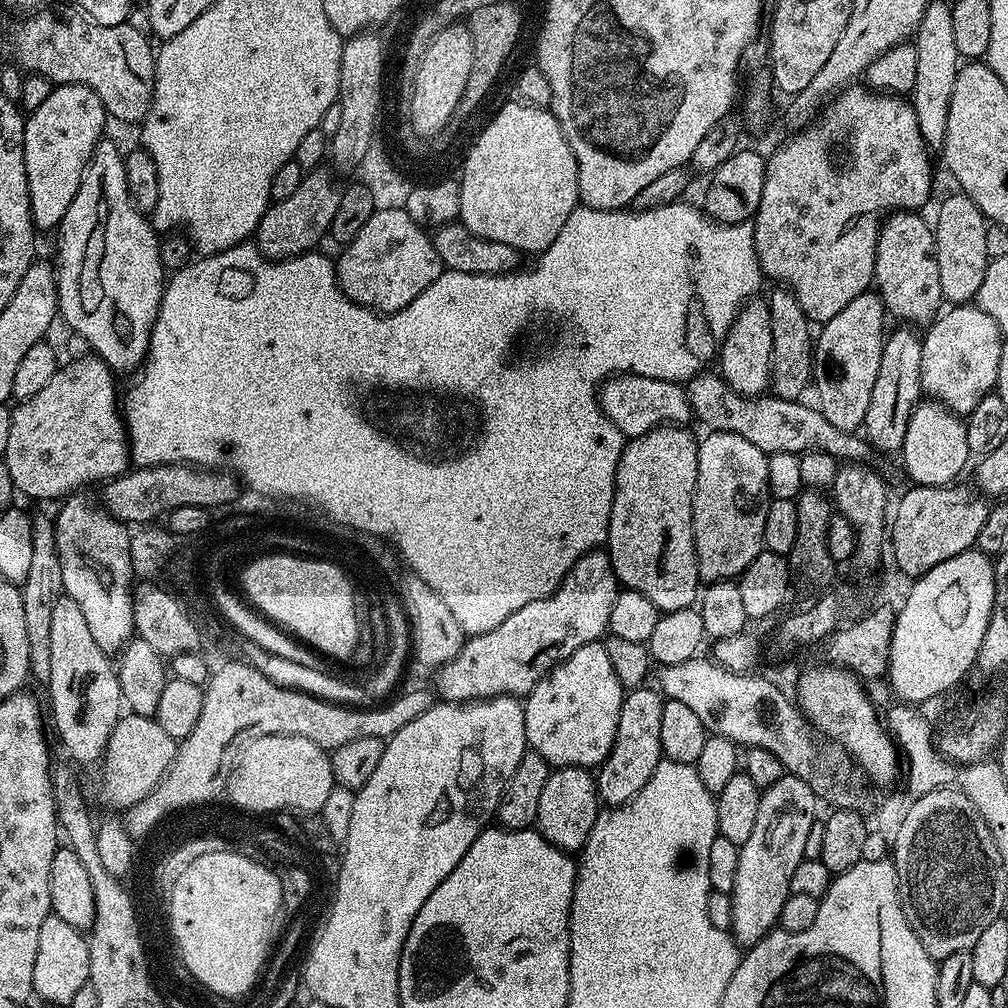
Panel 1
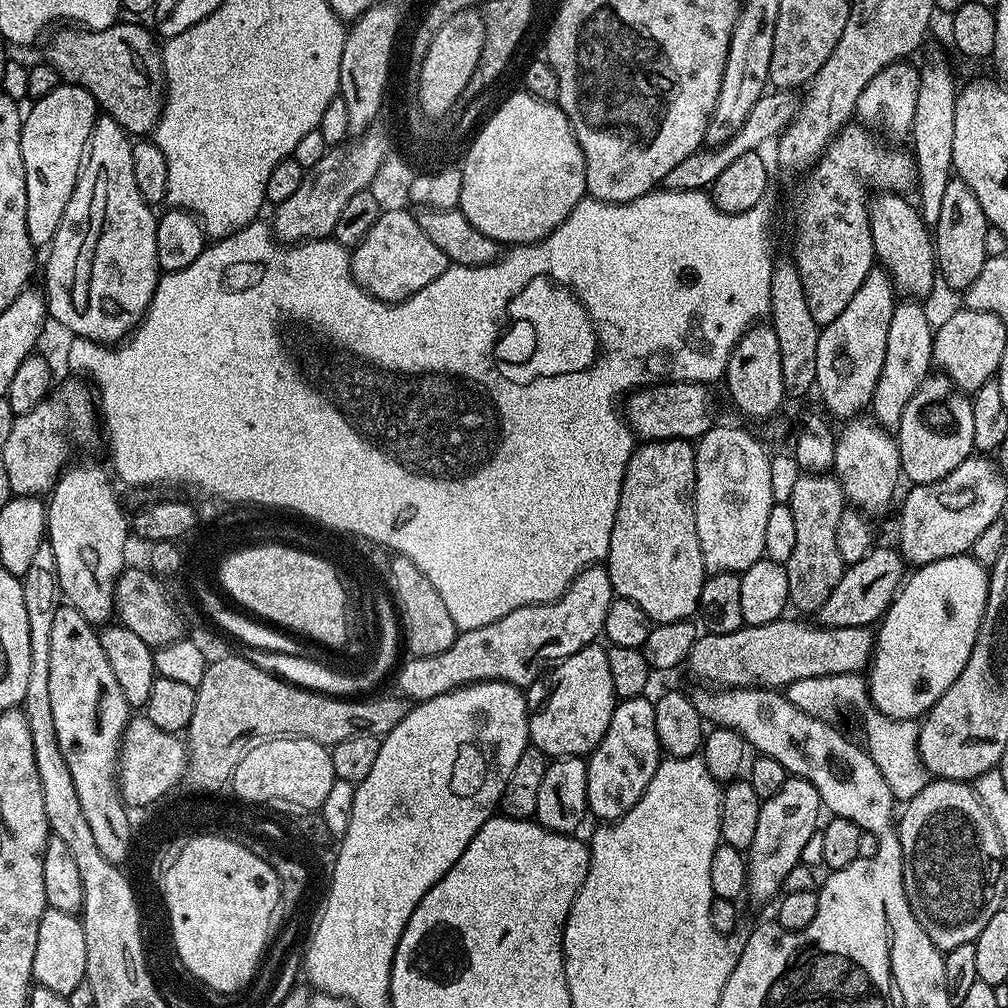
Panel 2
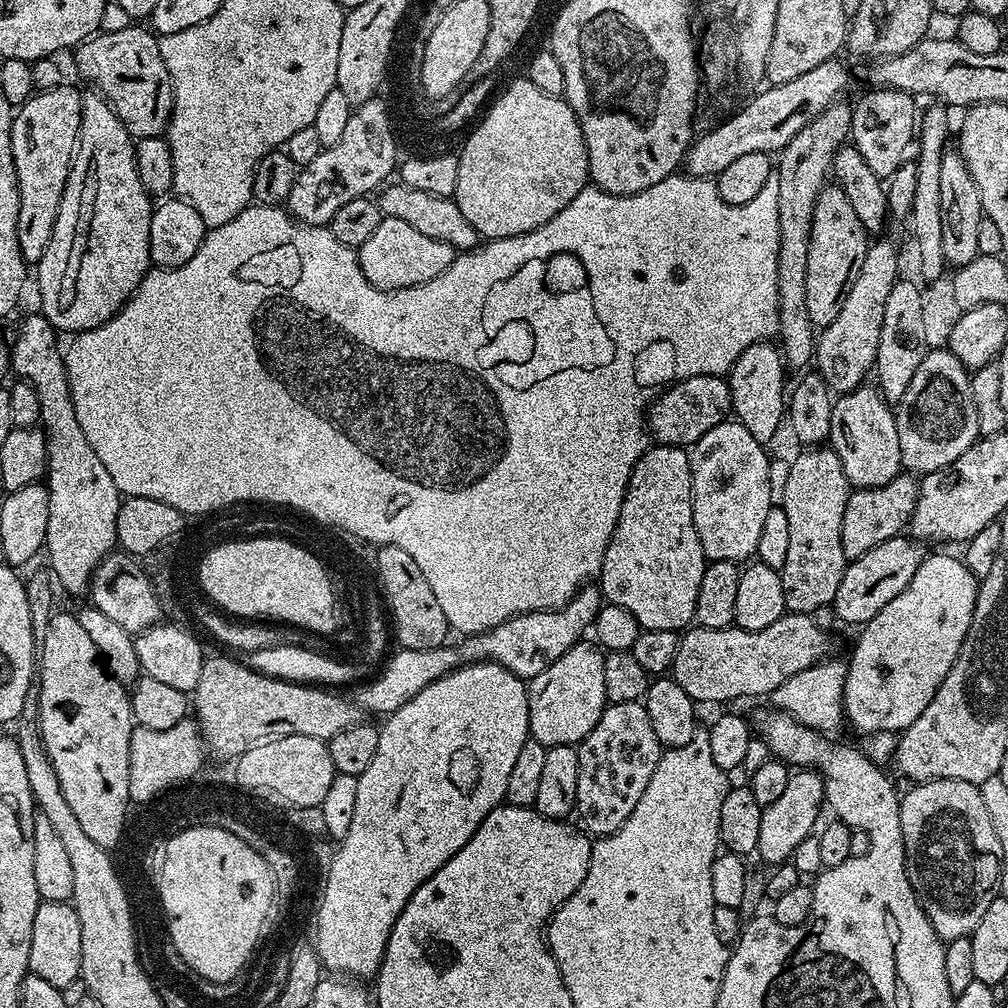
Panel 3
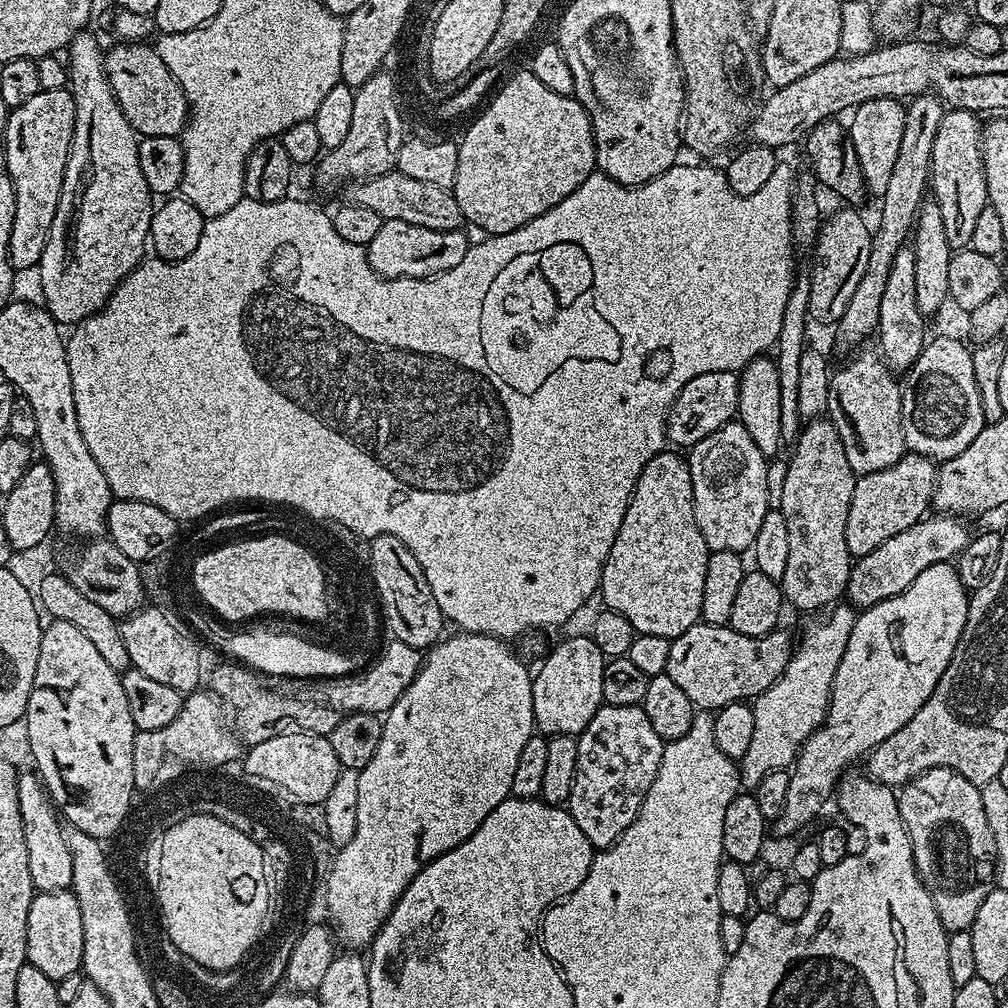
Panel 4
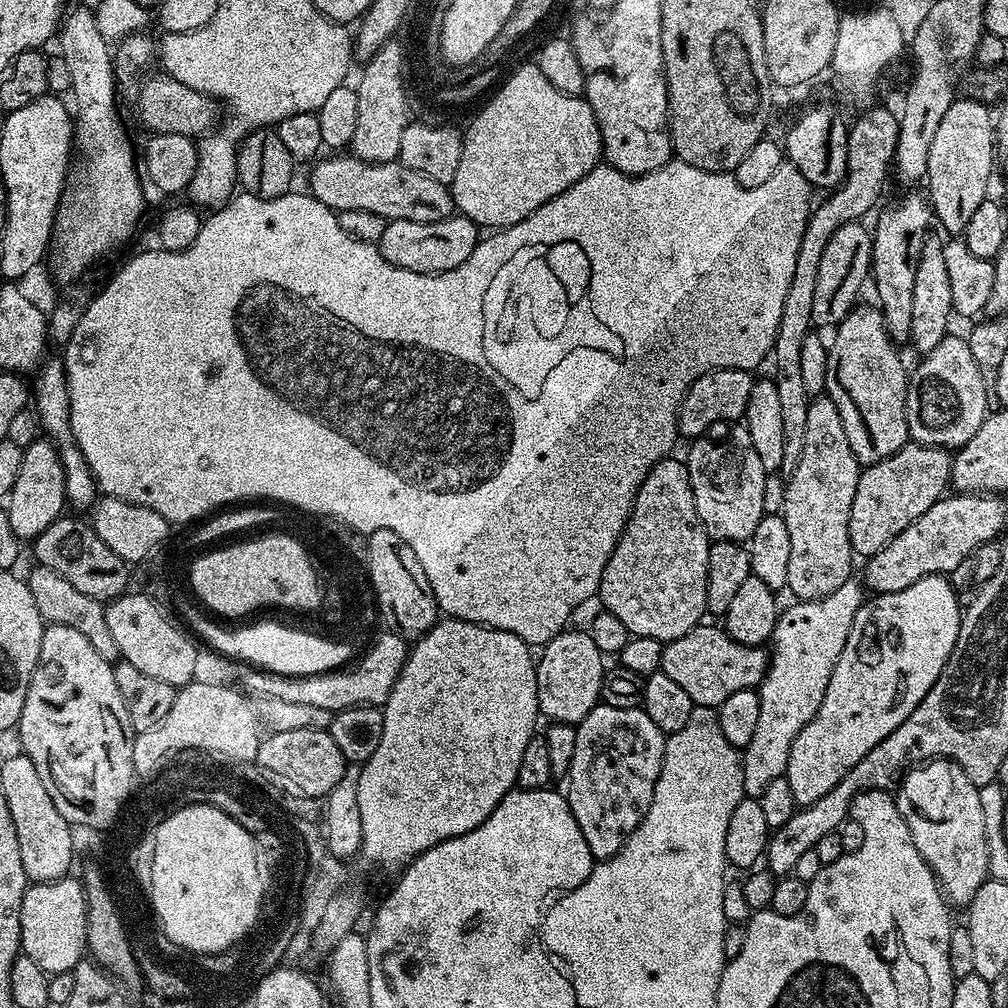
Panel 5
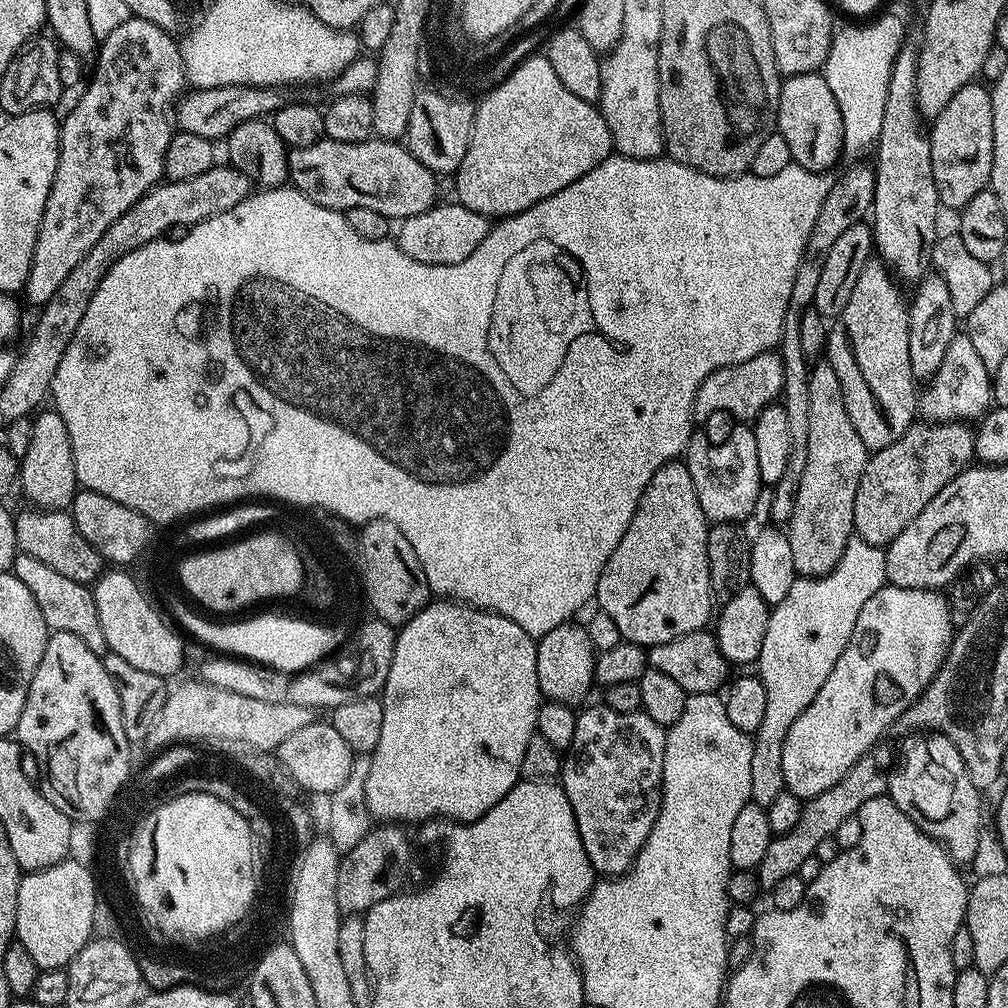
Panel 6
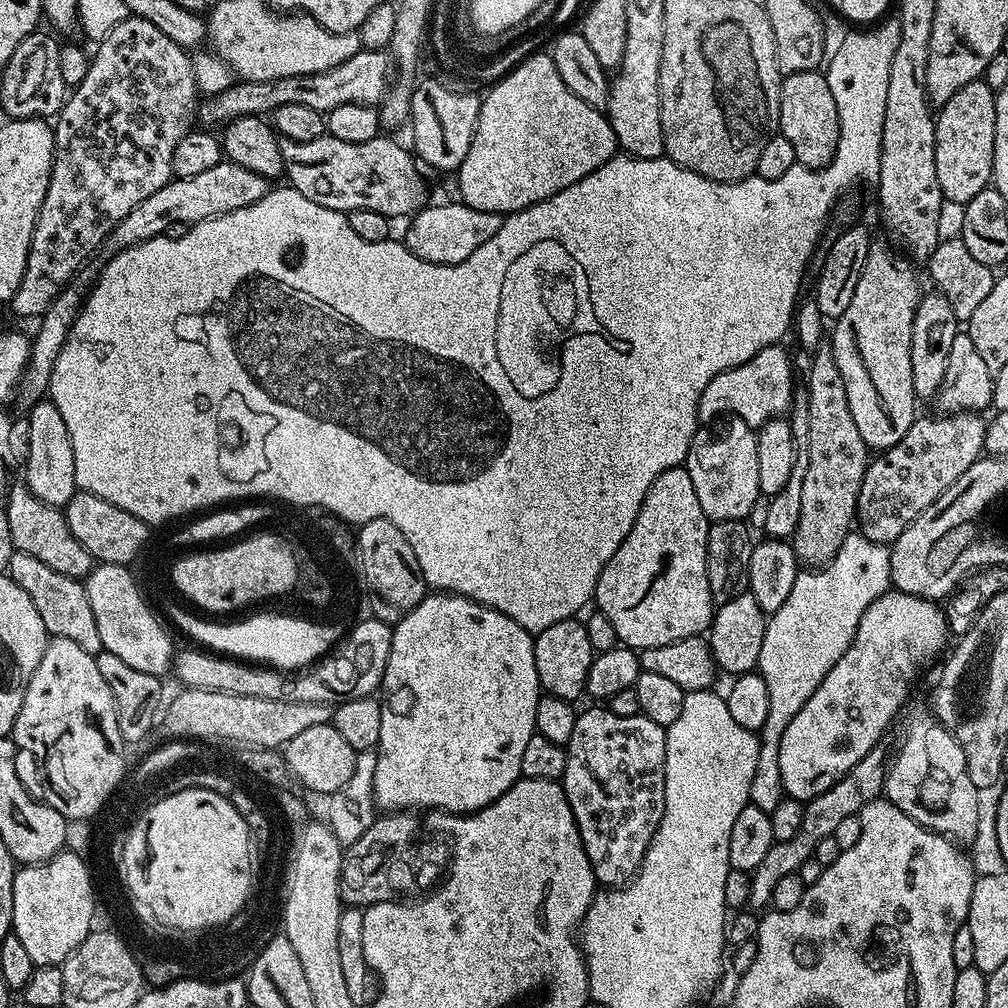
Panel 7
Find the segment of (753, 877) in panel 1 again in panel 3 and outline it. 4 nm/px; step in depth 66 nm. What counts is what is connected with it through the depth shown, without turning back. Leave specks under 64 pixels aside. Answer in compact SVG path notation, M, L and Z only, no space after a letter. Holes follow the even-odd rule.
M796 770L791 773L786 782L786 790L773 804L763 805L762 826L758 826L758 856L768 863L768 866L779 866L791 861L794 850L802 842L802 838L813 835L817 831L816 819L820 816L820 808L825 807L824 803L824 779L815 770Z

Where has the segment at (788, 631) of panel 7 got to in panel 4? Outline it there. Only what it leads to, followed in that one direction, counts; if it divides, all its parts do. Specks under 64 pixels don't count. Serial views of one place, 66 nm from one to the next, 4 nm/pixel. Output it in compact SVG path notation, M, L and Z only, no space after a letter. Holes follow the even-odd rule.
M833 607L825 620L812 620L805 626L778 682L767 688L764 695L755 697L752 704L754 735L746 754L738 761L741 789L755 790L768 772L791 765L800 745L827 720L830 685L836 673L838 653L843 644L850 642L850 630L854 630L857 617L851 607L838 607Z

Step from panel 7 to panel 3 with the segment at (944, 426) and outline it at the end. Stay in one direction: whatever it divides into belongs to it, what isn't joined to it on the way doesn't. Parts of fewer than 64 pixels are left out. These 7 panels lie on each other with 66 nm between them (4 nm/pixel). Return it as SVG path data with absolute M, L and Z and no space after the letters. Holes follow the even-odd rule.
M912 474L895 476L884 488L858 488L849 494L842 517L842 550L848 562L857 560L866 550L874 550L882 542L901 535L911 525L920 485Z

